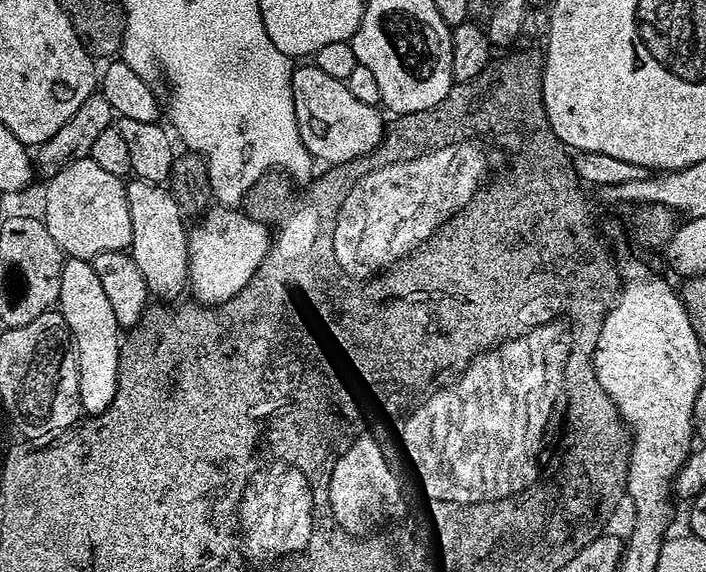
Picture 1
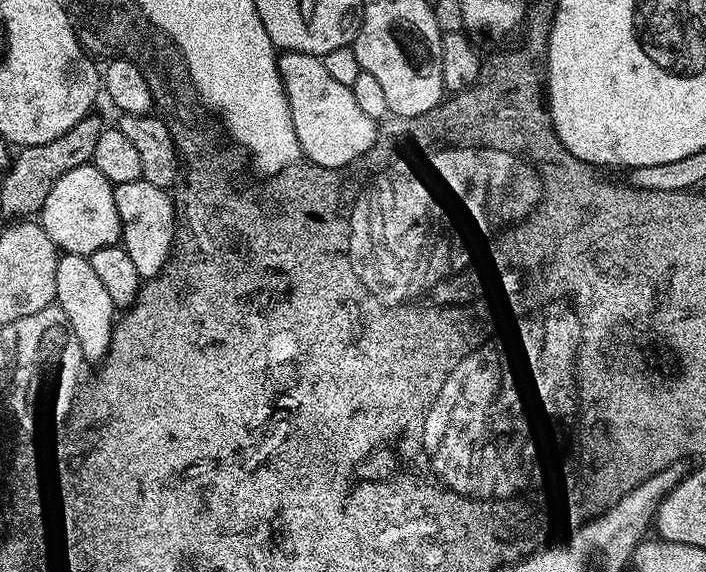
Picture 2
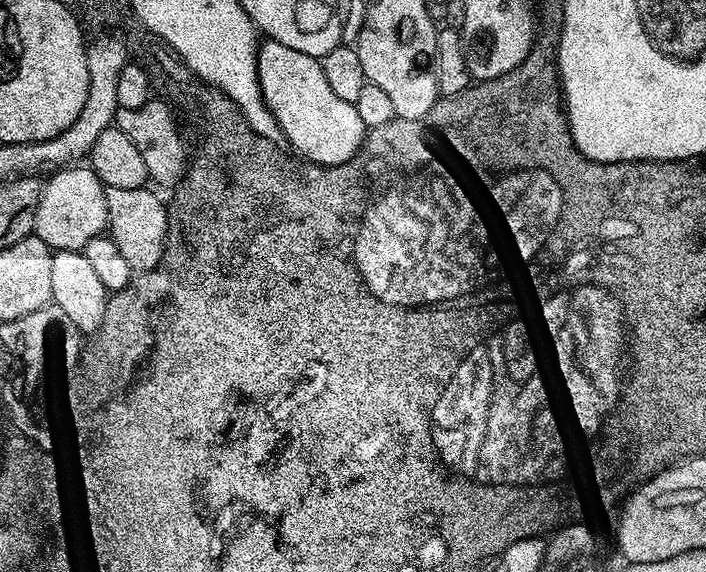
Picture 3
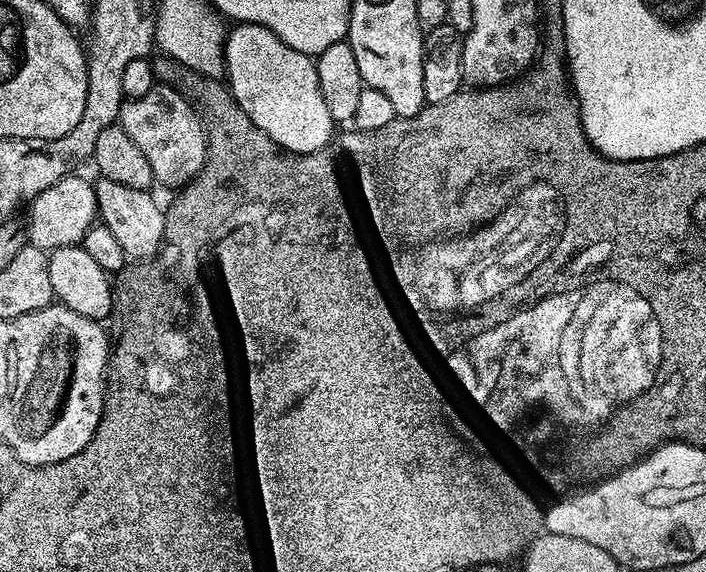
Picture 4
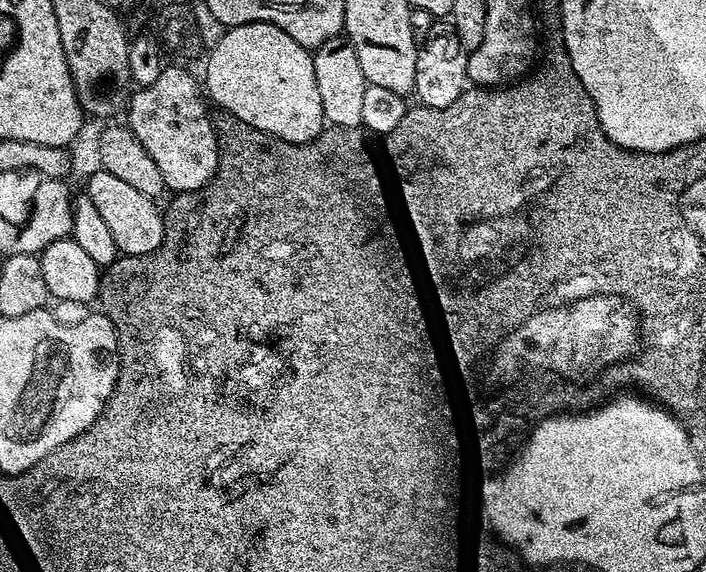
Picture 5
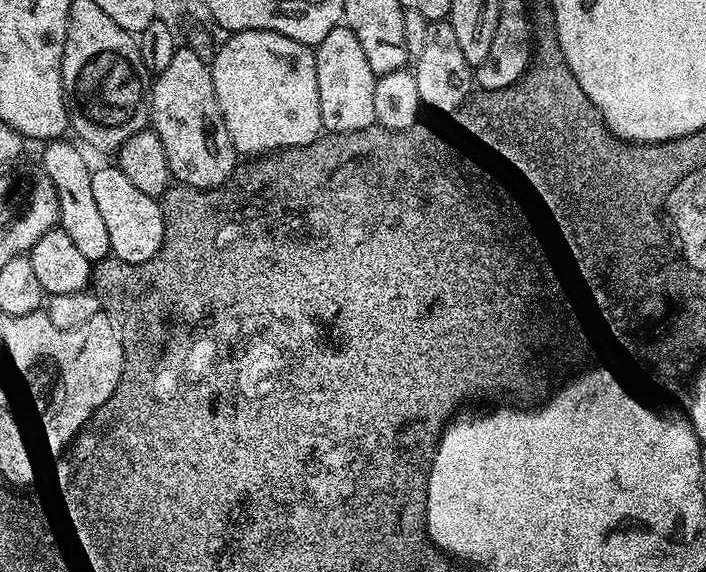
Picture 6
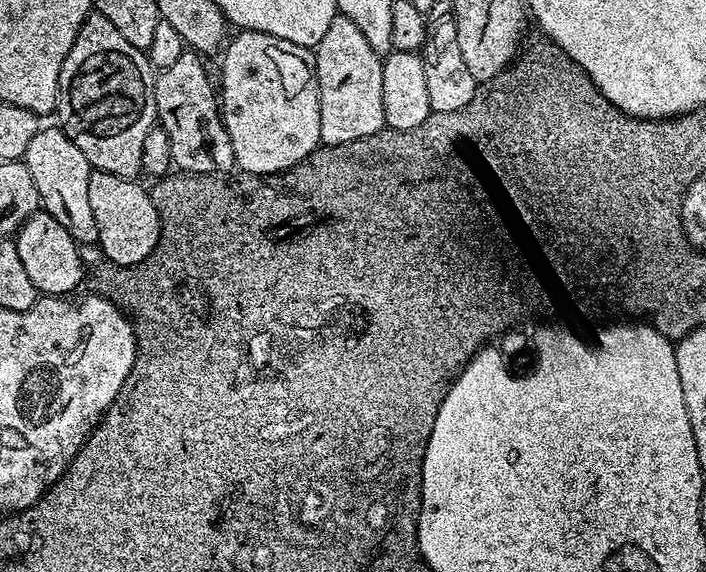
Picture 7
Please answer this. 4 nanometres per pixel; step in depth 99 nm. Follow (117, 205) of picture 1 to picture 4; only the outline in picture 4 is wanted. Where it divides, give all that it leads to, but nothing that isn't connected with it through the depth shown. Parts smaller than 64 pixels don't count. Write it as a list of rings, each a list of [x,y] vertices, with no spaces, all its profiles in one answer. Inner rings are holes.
[[[73,174],[62,178],[62,182],[54,182],[50,190],[42,190],[27,205],[28,224],[26,220],[26,240],[35,248],[51,250],[53,248],[70,248],[79,245],[83,241],[85,234],[92,229],[93,224],[97,223],[98,213],[96,210],[96,189],[93,181],[83,180],[80,174]]]

